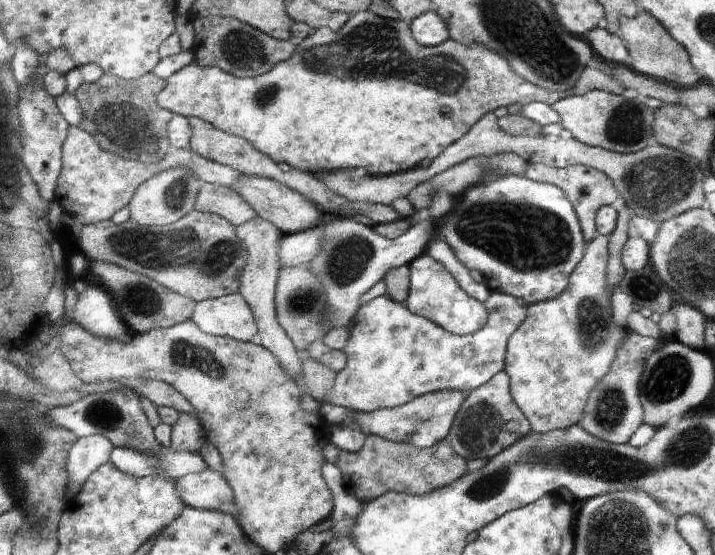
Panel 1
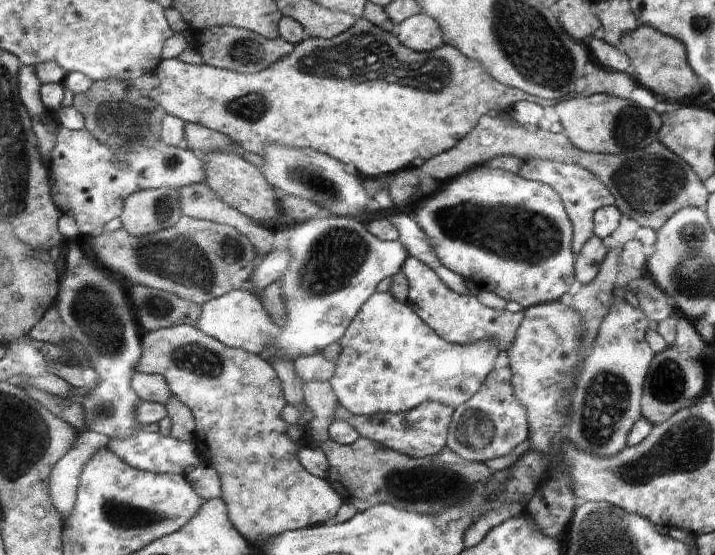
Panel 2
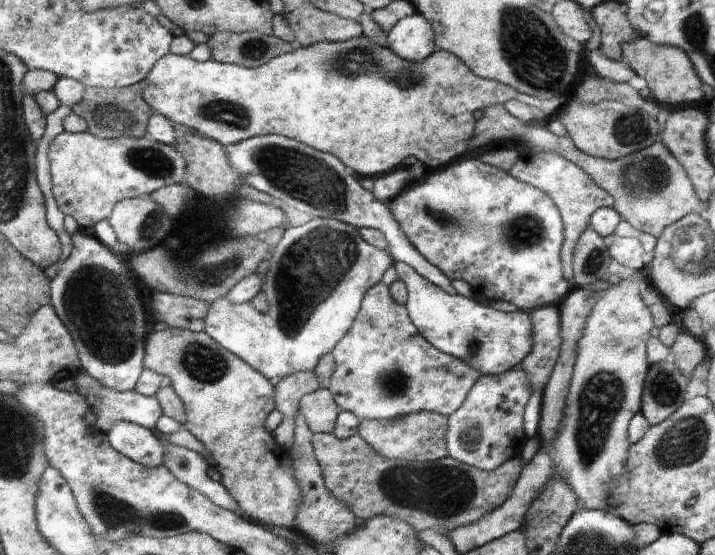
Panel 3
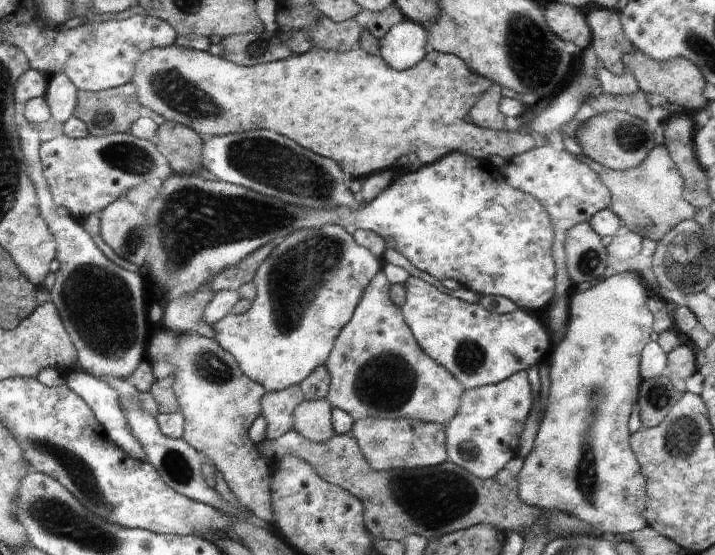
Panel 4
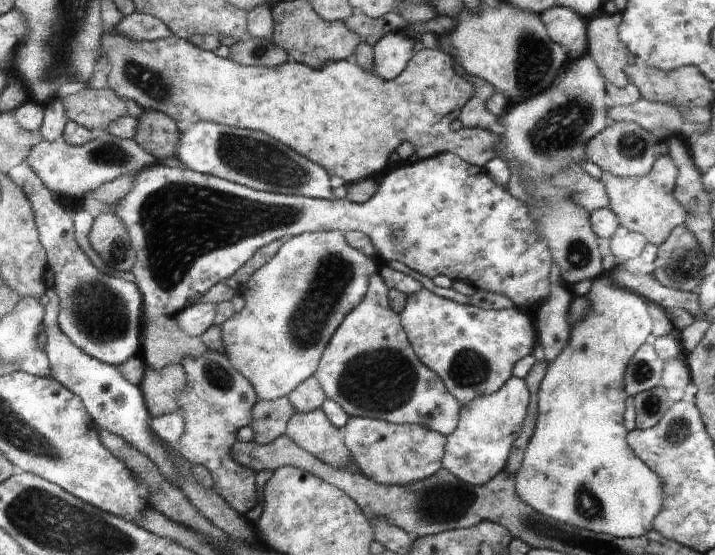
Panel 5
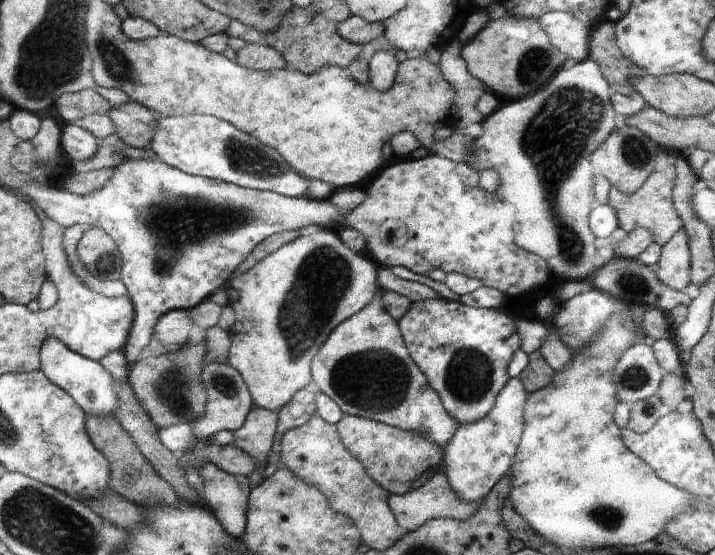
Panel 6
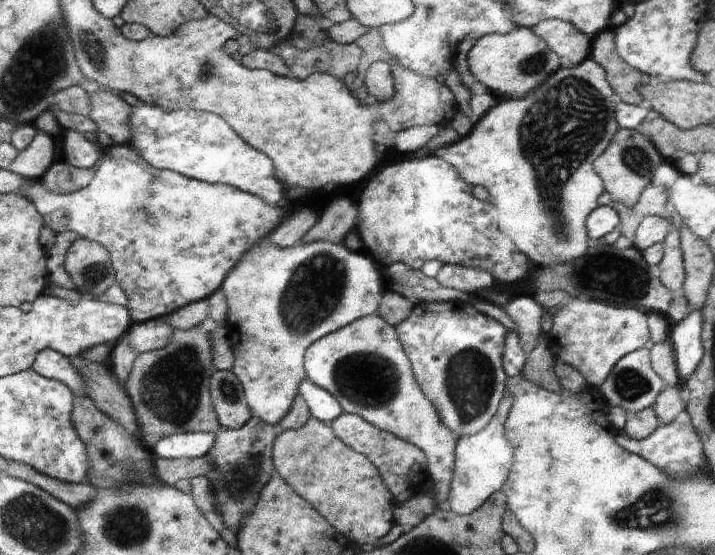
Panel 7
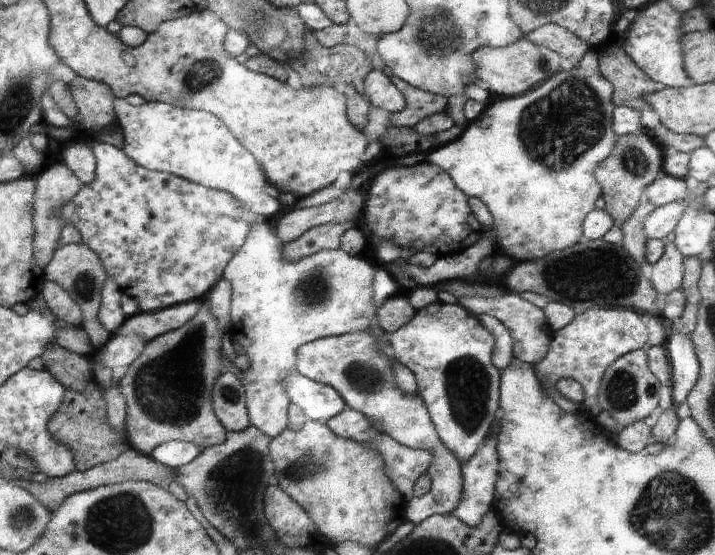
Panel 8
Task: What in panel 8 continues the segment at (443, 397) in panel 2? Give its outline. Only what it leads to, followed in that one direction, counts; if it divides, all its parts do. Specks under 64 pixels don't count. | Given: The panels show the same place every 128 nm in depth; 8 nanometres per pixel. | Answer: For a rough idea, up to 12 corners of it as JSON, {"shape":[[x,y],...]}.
{"shape":[[370,330],[302,345],[297,370],[331,386],[382,433],[431,453],[417,525],[450,515],[459,458],[418,393],[397,385]]}

